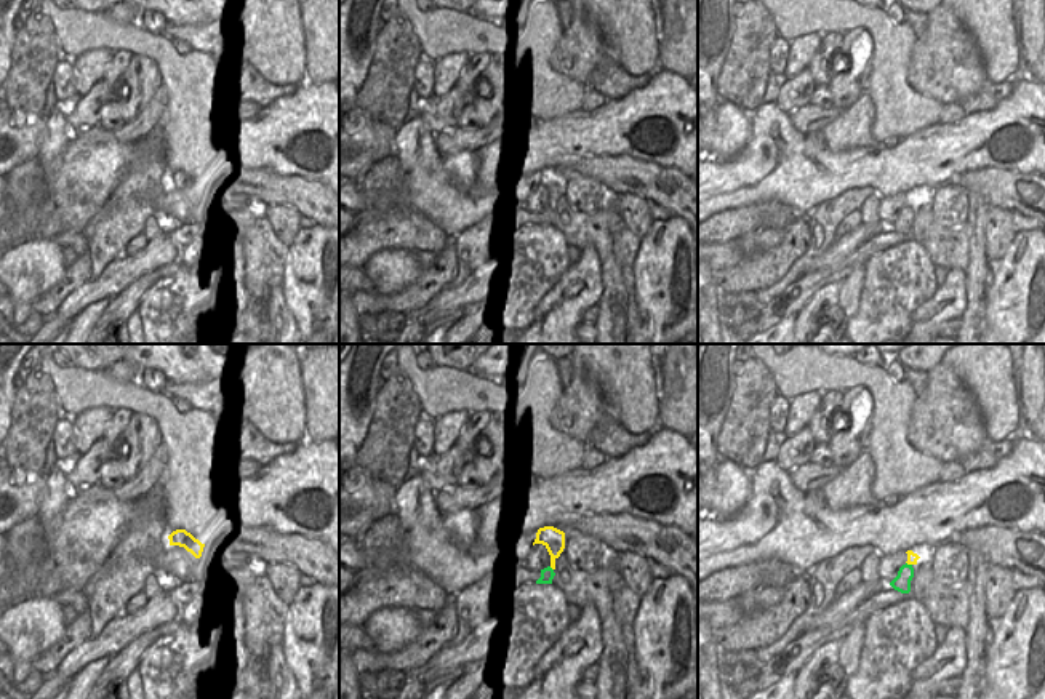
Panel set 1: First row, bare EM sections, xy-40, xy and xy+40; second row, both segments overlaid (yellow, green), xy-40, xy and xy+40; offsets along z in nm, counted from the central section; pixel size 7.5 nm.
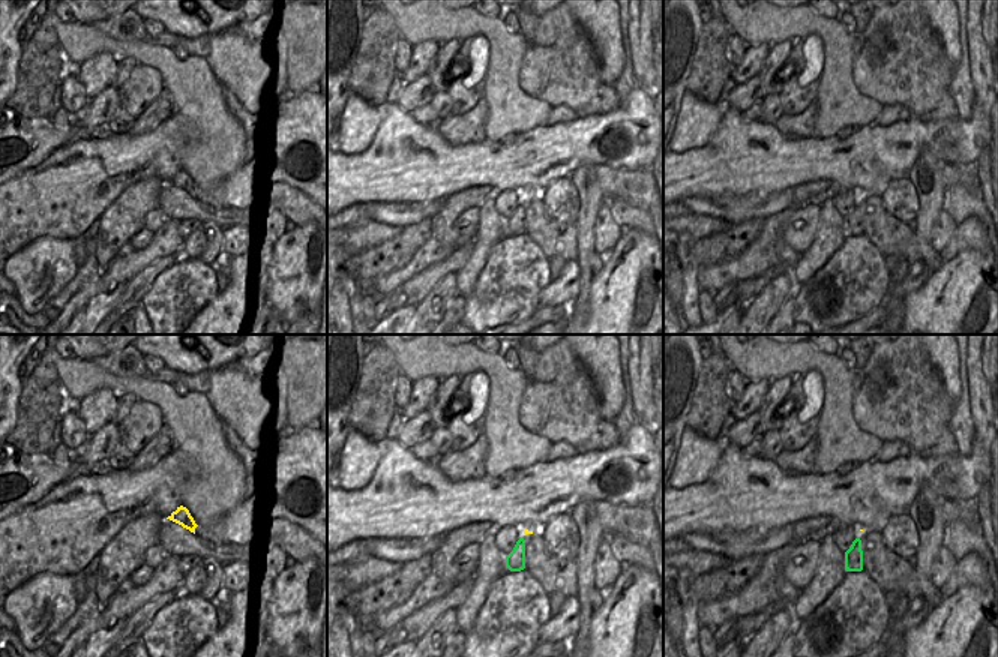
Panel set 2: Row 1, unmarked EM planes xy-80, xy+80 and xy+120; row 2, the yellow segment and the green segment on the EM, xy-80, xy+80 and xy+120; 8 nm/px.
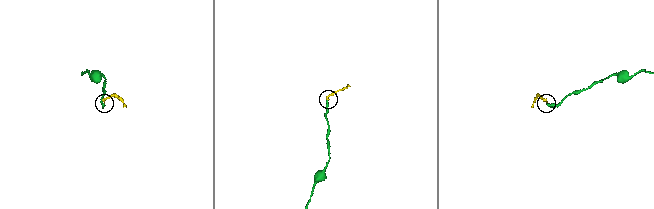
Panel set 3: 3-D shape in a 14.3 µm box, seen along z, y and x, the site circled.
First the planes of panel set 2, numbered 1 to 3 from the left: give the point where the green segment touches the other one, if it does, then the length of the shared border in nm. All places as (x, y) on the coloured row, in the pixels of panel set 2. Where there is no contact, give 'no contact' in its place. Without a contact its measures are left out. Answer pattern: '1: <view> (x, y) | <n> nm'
1: no contact
2: no contact
3: no contact

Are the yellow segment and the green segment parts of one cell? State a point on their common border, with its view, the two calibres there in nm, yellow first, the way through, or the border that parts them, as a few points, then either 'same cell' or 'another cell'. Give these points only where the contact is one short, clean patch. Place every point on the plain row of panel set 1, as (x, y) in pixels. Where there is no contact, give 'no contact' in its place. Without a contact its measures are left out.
contact xy+40 (909, 205); calibres 80 and 140 nm; border xy+40 (906, 203), (911, 207); another cell

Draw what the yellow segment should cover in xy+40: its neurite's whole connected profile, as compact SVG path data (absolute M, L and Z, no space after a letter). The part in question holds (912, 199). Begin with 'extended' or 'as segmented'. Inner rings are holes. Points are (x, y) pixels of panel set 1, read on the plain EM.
extended | M912 192L882 195L879 200L879 218L882 224L890 226L898 218L903 206L917 206L919 200L920 198Z

